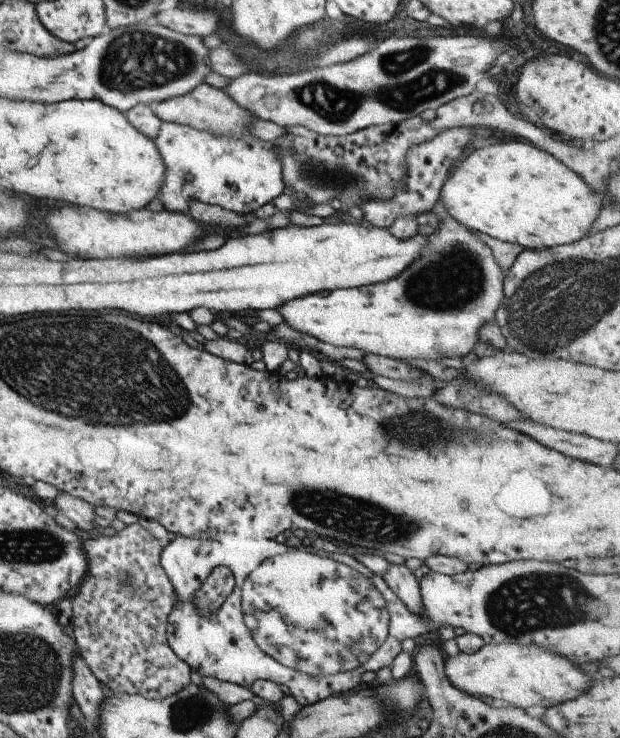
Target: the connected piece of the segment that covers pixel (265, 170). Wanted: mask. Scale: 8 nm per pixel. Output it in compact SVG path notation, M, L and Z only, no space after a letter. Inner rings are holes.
M161 121L158 135L152 141L164 164L163 182L157 198L161 198L166 211L187 215L189 209L184 204L197 200L250 216L283 190L278 159L280 150L274 140L263 141L254 136L241 139L213 136L187 125Z

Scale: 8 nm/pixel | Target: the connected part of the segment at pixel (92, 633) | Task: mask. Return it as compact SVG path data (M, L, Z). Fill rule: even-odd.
M132 523L125 525L121 530L117 531L112 536L108 537L91 537L84 535L81 538L80 545L86 558L86 571L82 581L78 584L76 594L71 598L71 620L69 629L74 636L74 644L78 648L79 655L83 659L83 662L88 666L91 674L102 684L103 688L109 693L113 694L130 694L139 695L146 699L161 700L175 694L183 687L191 684L189 681L190 668L180 659L175 656L175 653L169 648L166 641L166 620L170 610L174 606L176 600L176 594L174 588L166 577L165 571L160 563L160 552L162 547L155 537L151 536L143 527L138 523Z

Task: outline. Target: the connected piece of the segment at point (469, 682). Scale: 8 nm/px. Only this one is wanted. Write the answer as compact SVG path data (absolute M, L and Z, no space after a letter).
M483 644L474 653L459 651L455 656L444 656L442 671L449 684L472 697L487 696L496 706L509 706L527 710L527 706L547 708L571 700L582 693L591 678L577 671L579 664L572 663L554 651L518 644Z

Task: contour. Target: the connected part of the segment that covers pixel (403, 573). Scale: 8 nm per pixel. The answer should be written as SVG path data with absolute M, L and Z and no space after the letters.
M389 563L382 572L381 578L385 581L389 590L394 592L411 612L422 611L419 582L404 564L391 565Z

